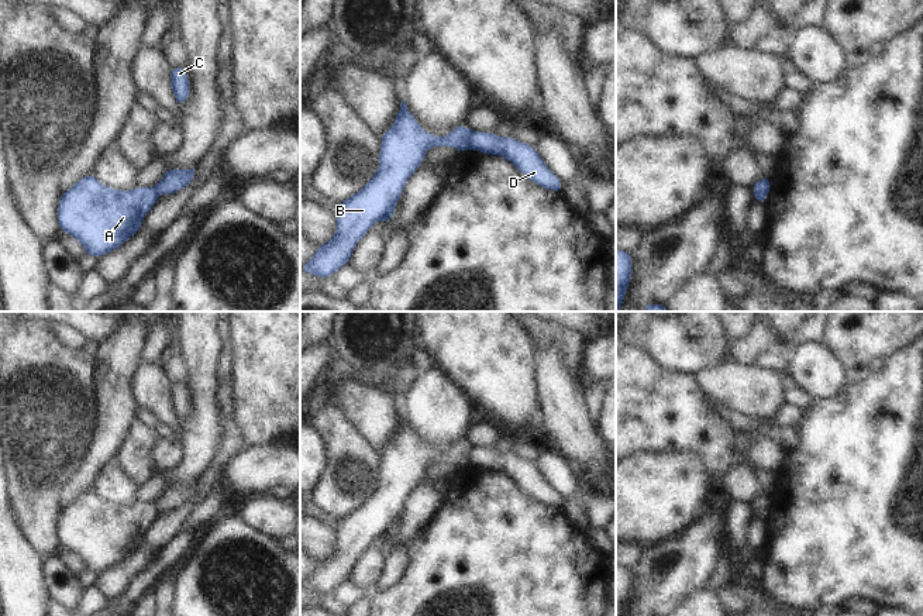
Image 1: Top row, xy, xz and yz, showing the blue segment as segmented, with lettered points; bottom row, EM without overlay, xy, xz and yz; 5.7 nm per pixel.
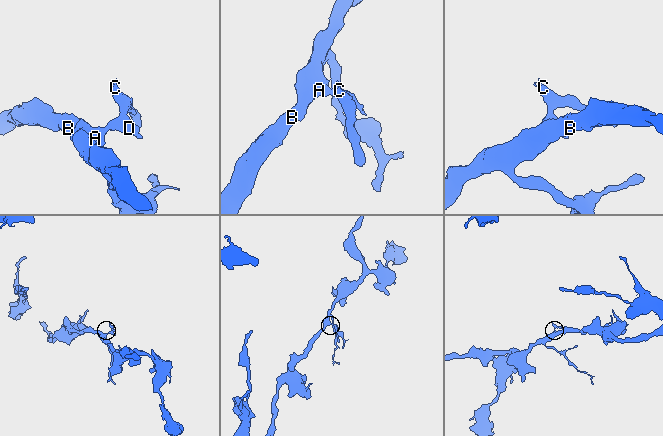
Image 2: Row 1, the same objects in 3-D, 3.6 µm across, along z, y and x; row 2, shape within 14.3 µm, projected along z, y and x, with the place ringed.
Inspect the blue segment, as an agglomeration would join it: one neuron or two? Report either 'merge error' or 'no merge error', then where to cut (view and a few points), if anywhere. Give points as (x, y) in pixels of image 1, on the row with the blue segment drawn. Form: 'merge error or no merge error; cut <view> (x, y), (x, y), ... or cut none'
merge error; cut xz (472, 133), (468, 147)

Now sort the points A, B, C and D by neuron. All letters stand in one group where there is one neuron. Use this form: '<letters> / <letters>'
A B / C D

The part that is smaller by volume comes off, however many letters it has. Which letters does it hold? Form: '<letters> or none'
C, D

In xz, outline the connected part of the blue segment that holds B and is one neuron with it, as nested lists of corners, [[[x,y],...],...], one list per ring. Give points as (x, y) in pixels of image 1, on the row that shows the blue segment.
[[[402,100],[395,123],[380,135],[378,171],[362,189],[338,203],[334,237],[317,244],[318,250],[300,271],[324,279],[349,264],[355,245],[371,231],[371,226],[376,221],[390,223],[404,185],[423,165],[427,151],[451,145],[465,152],[471,135],[466,124],[459,124],[445,137],[434,137],[421,128]]]

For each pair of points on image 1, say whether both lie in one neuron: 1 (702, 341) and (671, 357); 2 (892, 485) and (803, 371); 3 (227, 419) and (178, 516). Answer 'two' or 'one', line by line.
1: one
2: two
3: one

